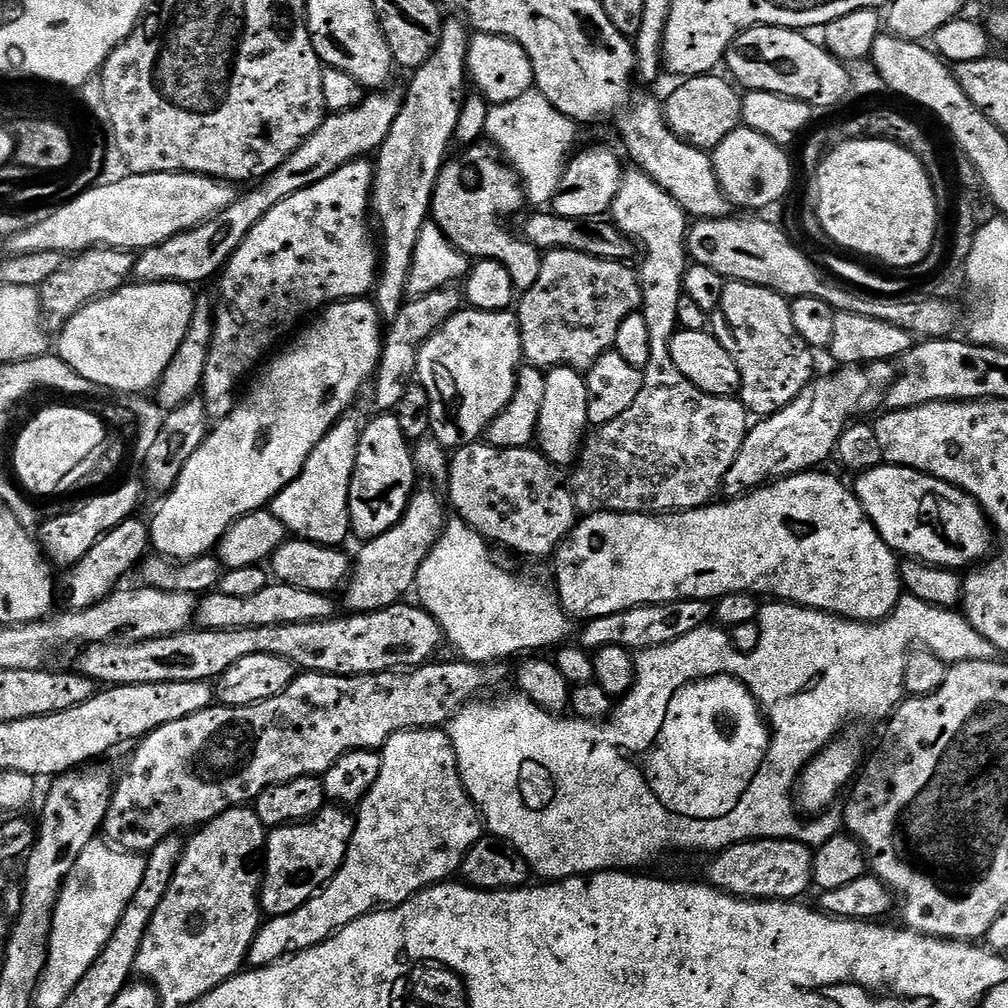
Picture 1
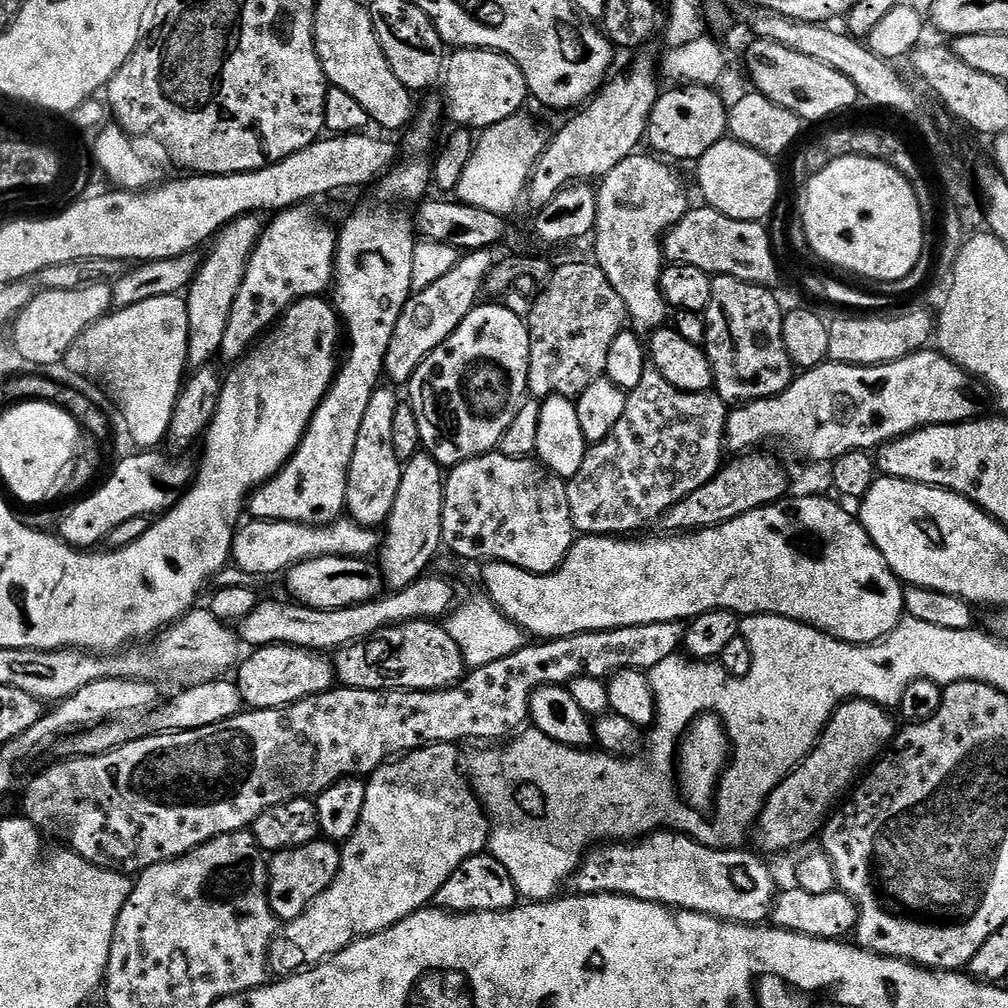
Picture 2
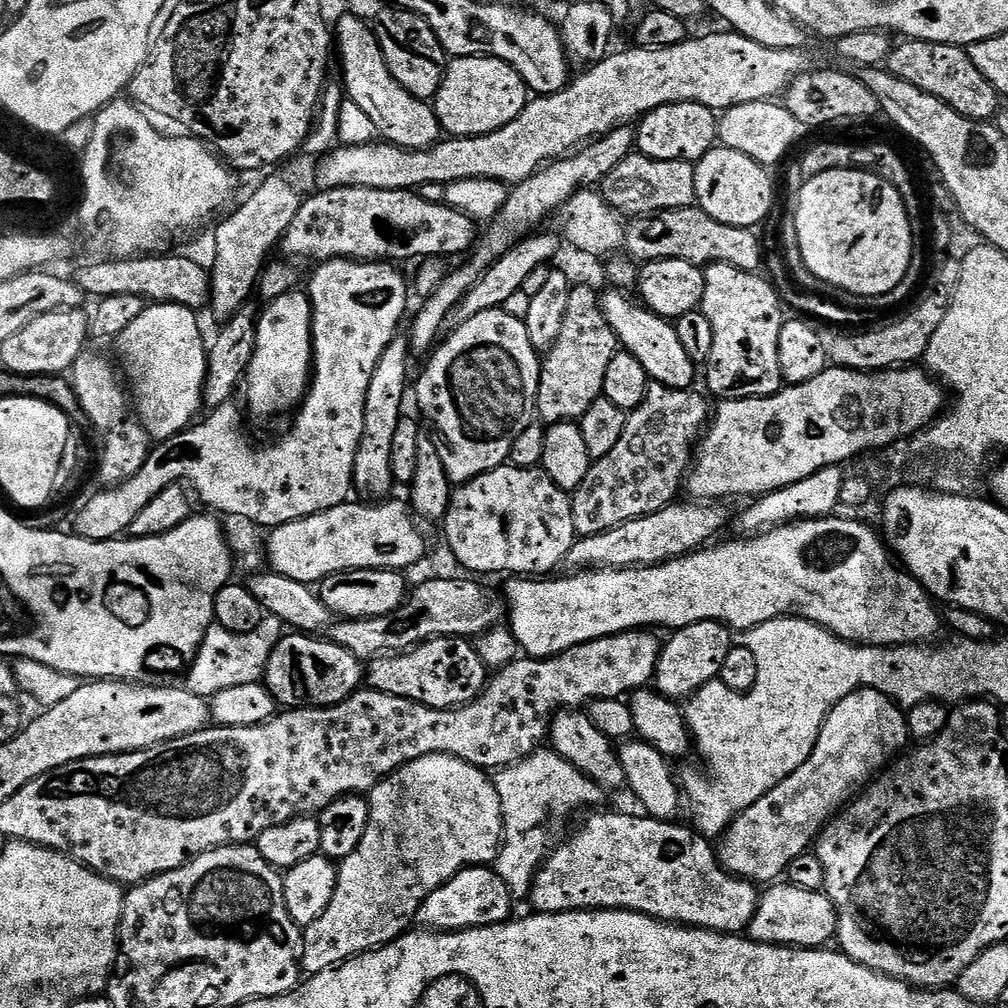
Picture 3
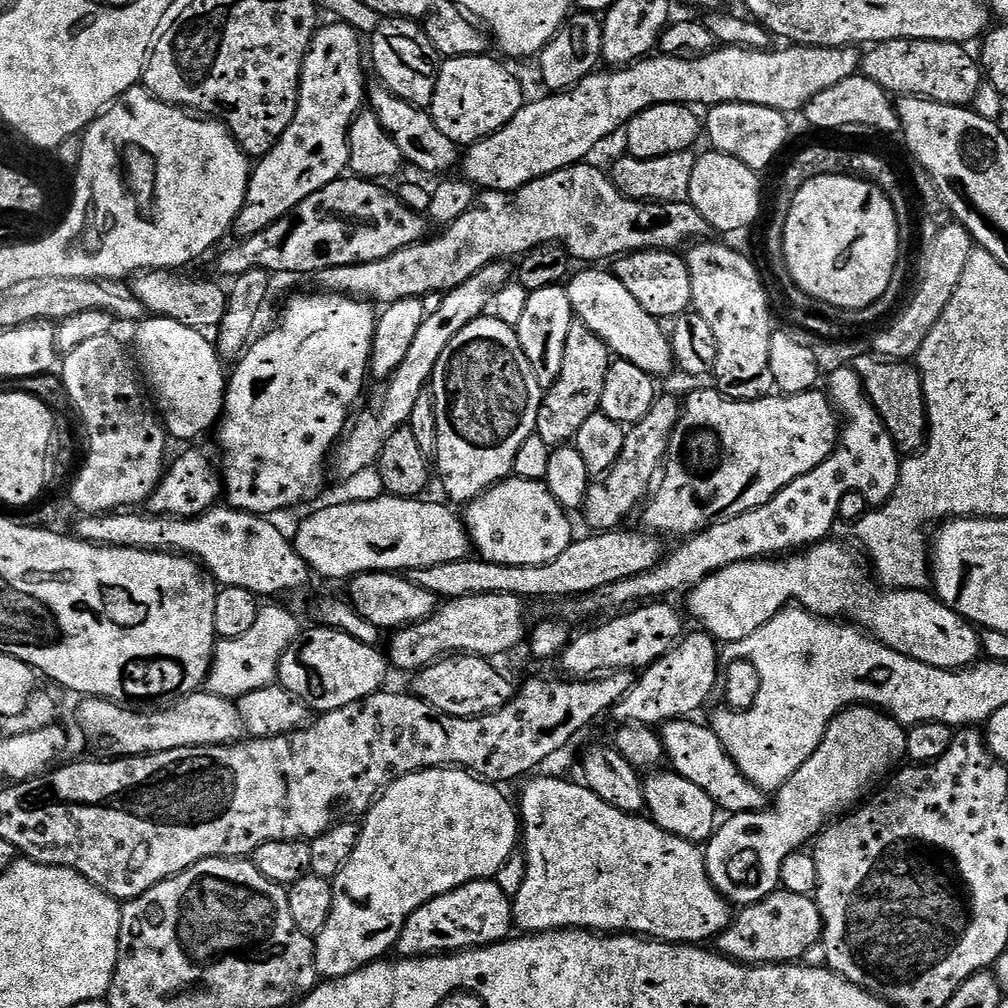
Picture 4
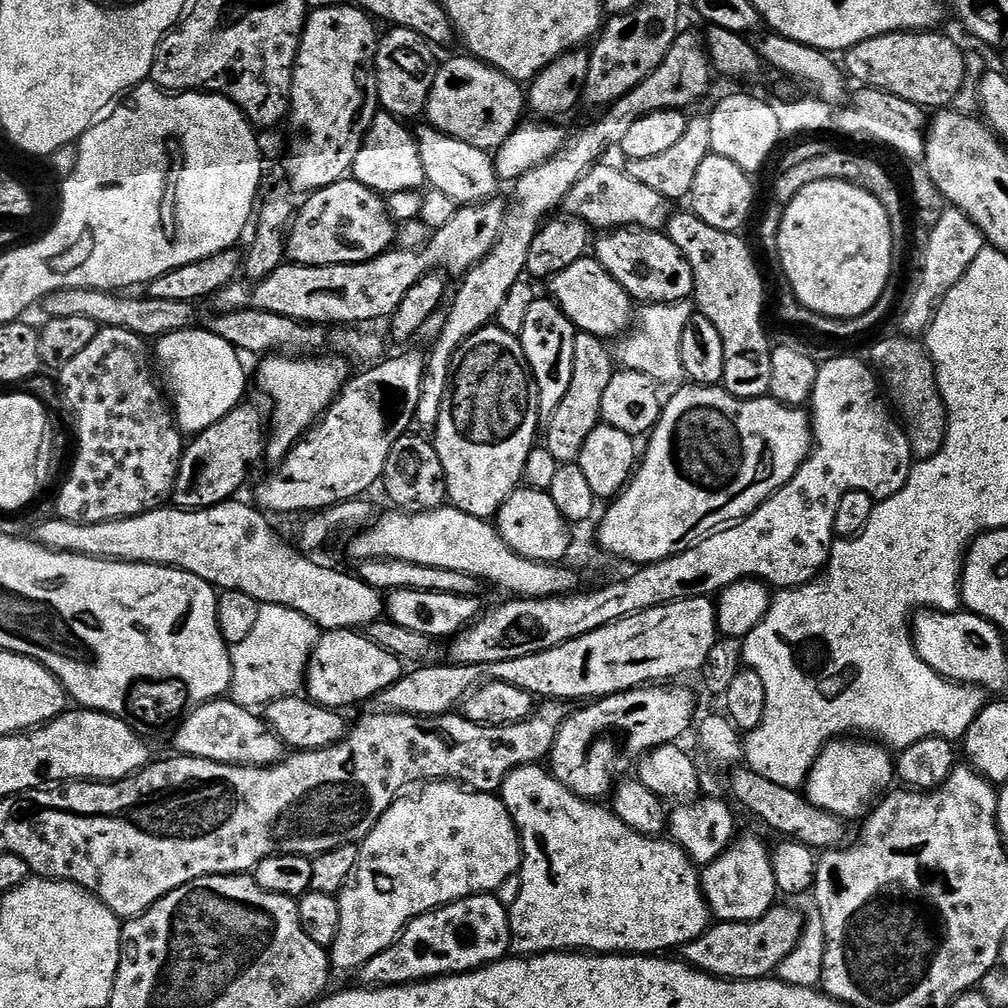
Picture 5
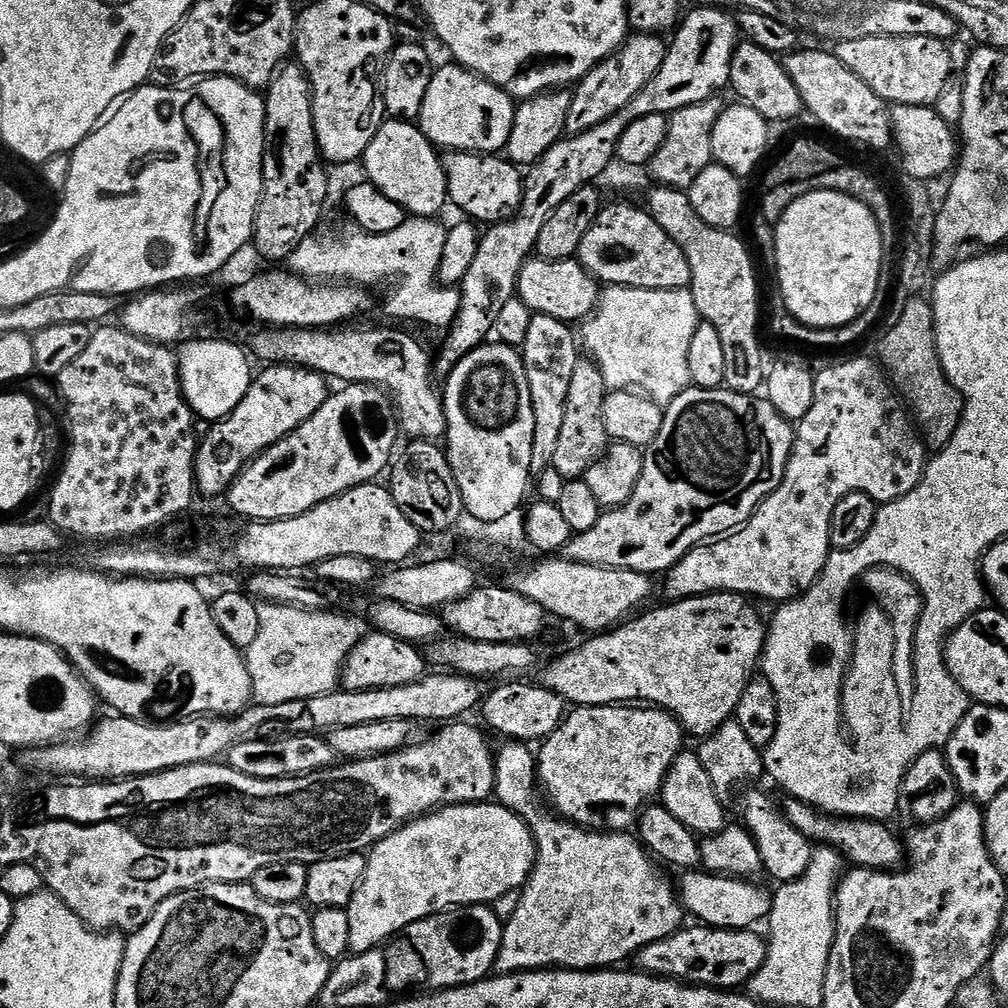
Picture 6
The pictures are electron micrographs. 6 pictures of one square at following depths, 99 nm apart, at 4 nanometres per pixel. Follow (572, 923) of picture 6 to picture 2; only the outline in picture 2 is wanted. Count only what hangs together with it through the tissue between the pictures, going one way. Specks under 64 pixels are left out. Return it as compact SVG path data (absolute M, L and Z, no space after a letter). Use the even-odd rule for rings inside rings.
M661 830L653 832L650 836L641 836L639 840L631 842L608 842L603 846L597 846L585 855L584 860L580 863L580 868L572 876L570 884L581 896L597 896L598 894L618 894L619 896L629 896L630 898L638 898L646 902L654 902L655 904L663 904L664 907L673 910L683 910L685 912L701 912L707 916L713 916L719 920L728 920L731 924L754 924L763 925L765 921L771 917L772 905L778 895L778 887L776 888L776 880L772 877L772 872L768 869L768 864L763 860L763 855L755 856L752 852L740 852L744 850L717 850L707 848L705 844L699 844L696 840L691 840L688 836L683 836L681 832L670 832Z

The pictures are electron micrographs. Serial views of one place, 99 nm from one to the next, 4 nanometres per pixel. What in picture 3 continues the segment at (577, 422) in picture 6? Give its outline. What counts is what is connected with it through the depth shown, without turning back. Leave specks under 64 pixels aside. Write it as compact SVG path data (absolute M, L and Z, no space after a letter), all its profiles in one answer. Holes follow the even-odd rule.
M577 283L569 294L561 332L551 348L547 350L540 366L540 381L536 395L536 410L539 419L548 426L579 421L580 417L586 414L586 410L590 410L592 403L603 397L606 370L610 366L610 358L614 358L617 350L616 332L606 322L604 311L600 309L598 292L595 292L592 288L587 288L584 284L578 285Z

